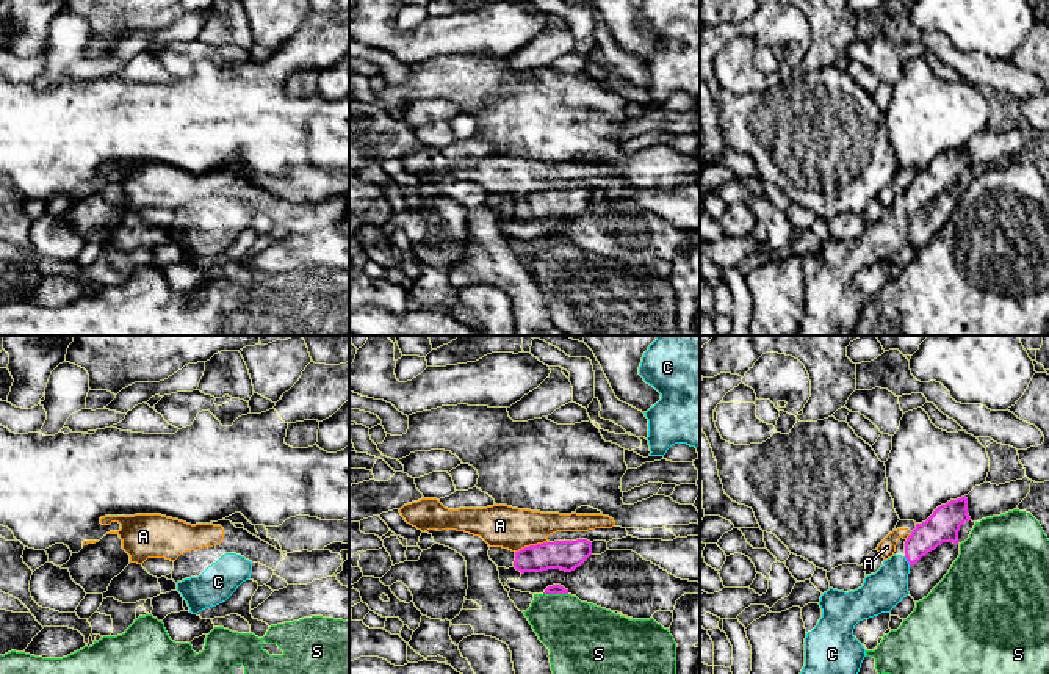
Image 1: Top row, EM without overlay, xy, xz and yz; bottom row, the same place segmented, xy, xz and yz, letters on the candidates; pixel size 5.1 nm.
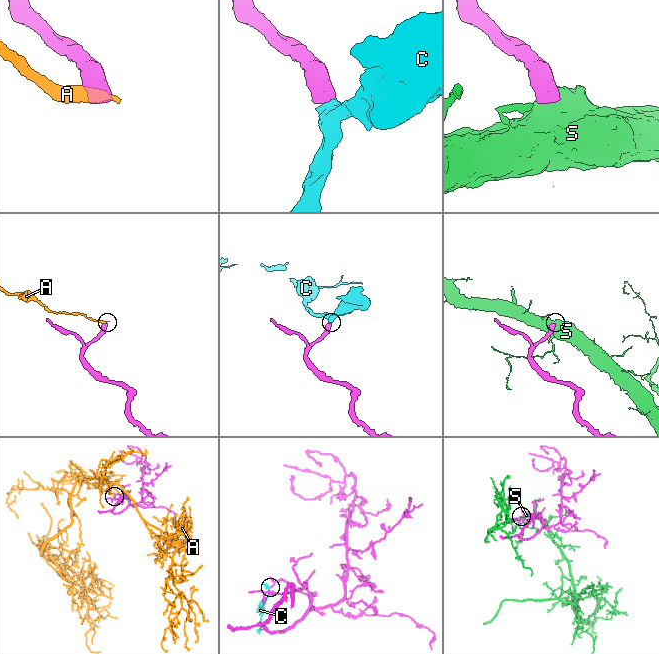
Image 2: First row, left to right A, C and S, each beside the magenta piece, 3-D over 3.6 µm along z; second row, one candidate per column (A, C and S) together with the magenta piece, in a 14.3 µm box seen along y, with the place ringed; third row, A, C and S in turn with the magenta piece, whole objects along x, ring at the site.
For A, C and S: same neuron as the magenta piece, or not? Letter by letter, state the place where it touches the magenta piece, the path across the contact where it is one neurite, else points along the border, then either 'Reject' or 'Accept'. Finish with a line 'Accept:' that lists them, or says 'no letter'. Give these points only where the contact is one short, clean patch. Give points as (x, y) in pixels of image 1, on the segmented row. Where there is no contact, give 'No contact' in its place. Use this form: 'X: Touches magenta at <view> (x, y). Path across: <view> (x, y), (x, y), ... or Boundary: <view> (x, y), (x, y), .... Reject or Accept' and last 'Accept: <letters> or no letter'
A: Touches magenta at xz (531, 546). Boundary: xz (548, 541), (529, 544), (515, 552). Reject
C: Touches magenta at yz (907, 560). Path across: yz (941, 527), (907, 560), (882, 591). Accept
S: Touches magenta at xz (556, 593). Boundary: xz (544, 593), (567, 594). Reject
Accept: C

